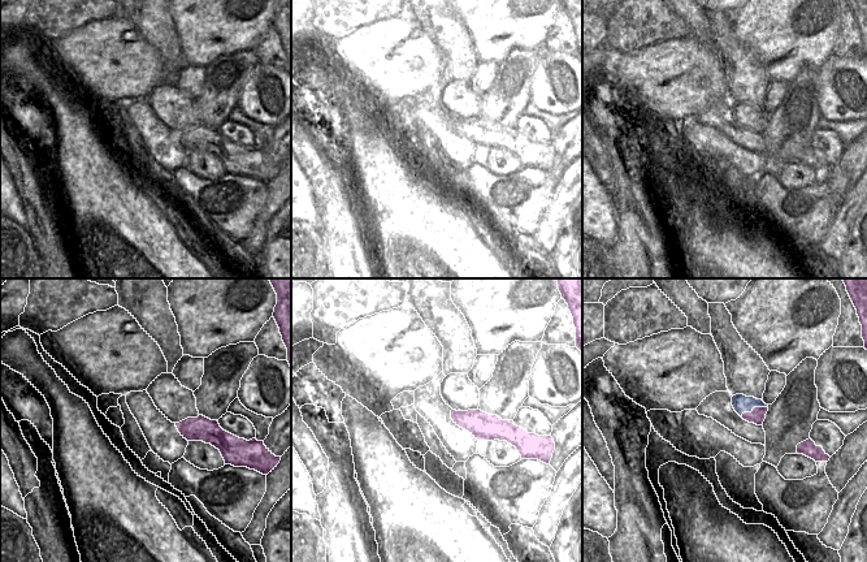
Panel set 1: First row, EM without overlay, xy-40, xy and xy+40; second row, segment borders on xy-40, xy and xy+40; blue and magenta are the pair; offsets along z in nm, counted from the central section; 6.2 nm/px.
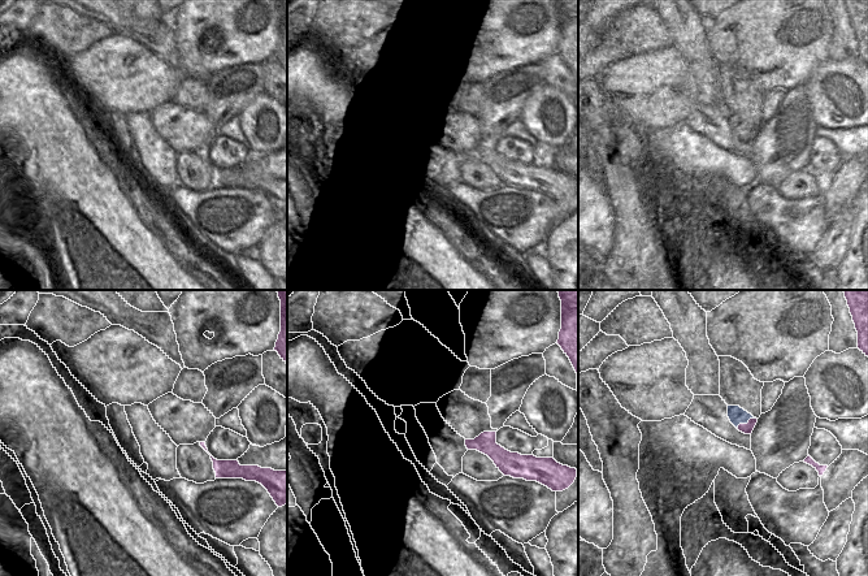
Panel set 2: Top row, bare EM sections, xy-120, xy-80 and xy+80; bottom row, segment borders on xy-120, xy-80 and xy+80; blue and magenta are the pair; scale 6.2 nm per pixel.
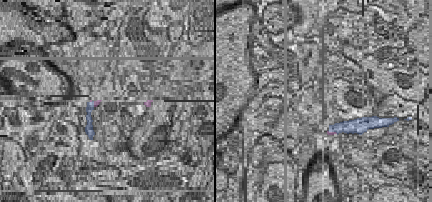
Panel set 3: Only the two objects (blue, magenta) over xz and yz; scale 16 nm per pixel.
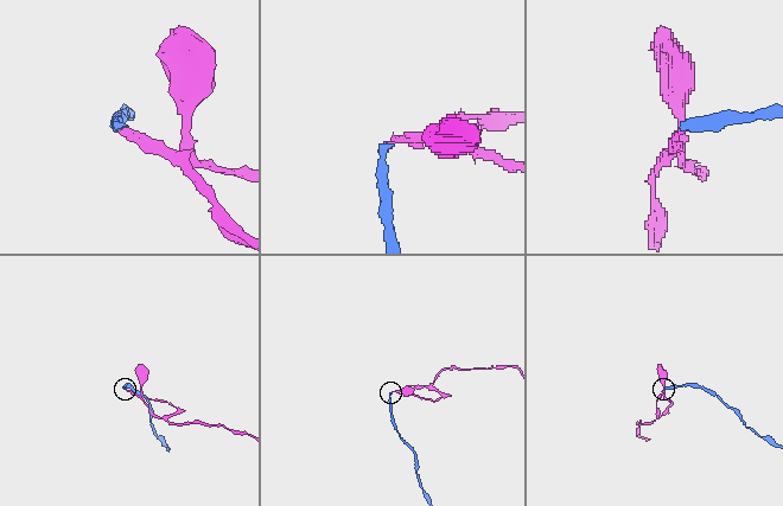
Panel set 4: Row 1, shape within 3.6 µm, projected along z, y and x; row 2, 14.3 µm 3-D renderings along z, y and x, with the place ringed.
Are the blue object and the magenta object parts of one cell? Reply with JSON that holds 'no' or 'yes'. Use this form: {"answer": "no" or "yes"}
{"answer": "no"}

